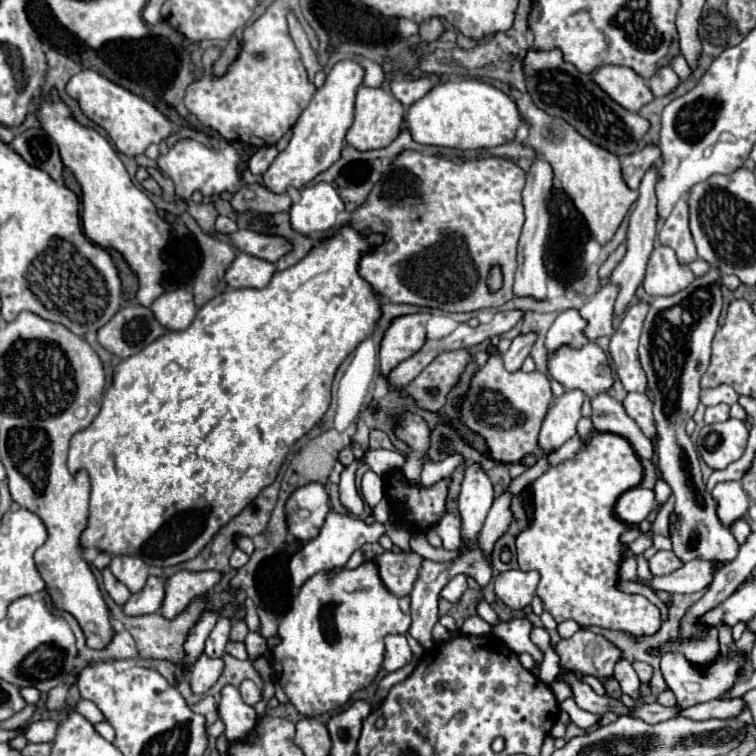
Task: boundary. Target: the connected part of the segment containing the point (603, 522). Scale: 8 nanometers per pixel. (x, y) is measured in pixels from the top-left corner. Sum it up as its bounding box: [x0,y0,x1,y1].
[516,431,662,635]

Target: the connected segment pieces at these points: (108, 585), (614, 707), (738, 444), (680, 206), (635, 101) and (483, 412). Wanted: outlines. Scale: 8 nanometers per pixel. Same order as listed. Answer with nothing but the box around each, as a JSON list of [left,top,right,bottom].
[[104,569,130,605],[558,671,628,715],[696,419,748,469],[658,197,698,265],[592,65,654,111],[462,355,554,463]]

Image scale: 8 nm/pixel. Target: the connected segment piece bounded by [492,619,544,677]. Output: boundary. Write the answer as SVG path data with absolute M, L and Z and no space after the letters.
M512 619L510 623L500 623L492 627L492 633L512 651L512 653L530 653L534 659L534 669L532 673L538 677L540 673L540 663L544 659L544 653L540 647L536 647L530 641L530 629L532 625L526 619Z

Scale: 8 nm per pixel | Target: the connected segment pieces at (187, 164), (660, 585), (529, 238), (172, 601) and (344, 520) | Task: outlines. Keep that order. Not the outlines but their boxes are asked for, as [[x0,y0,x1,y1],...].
[[158,141,240,201],[646,559,728,593],[514,159,554,301],[162,571,222,619],[290,511,386,587]]

